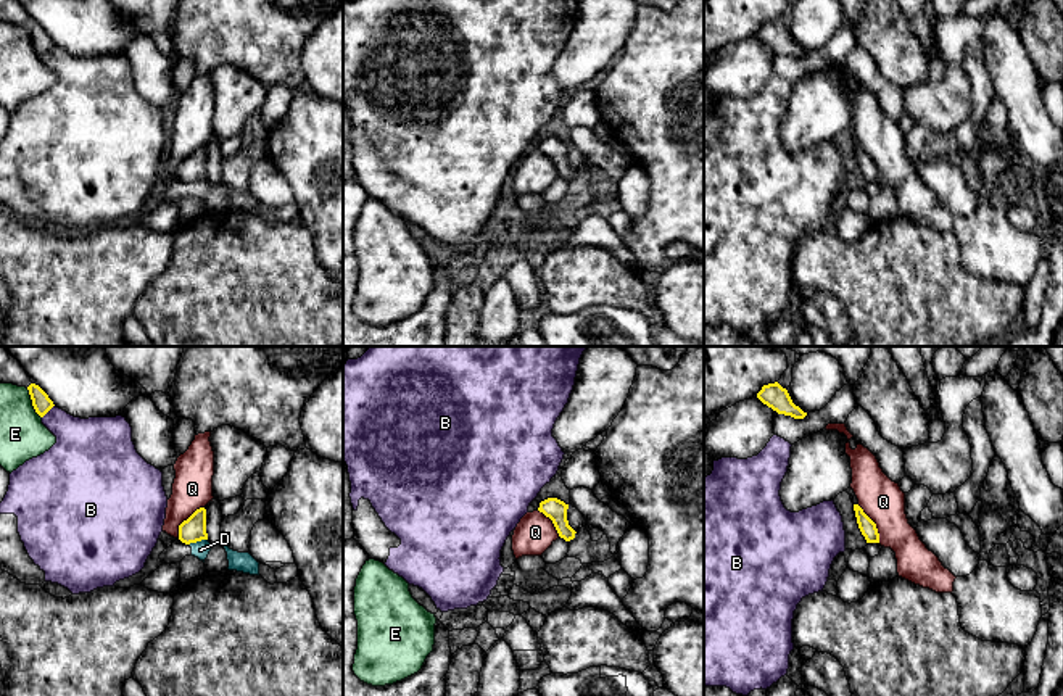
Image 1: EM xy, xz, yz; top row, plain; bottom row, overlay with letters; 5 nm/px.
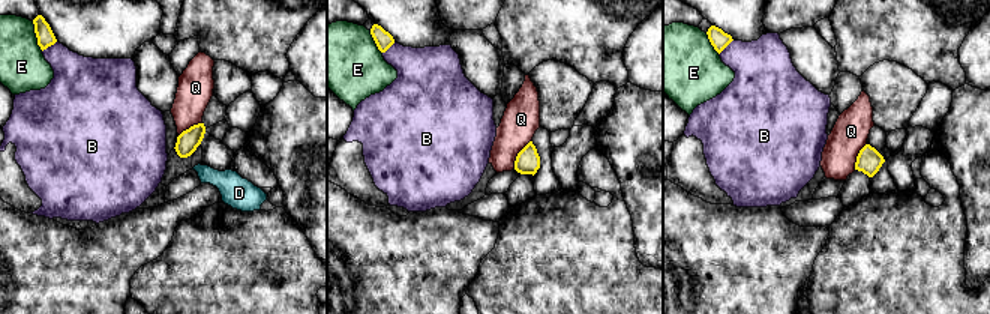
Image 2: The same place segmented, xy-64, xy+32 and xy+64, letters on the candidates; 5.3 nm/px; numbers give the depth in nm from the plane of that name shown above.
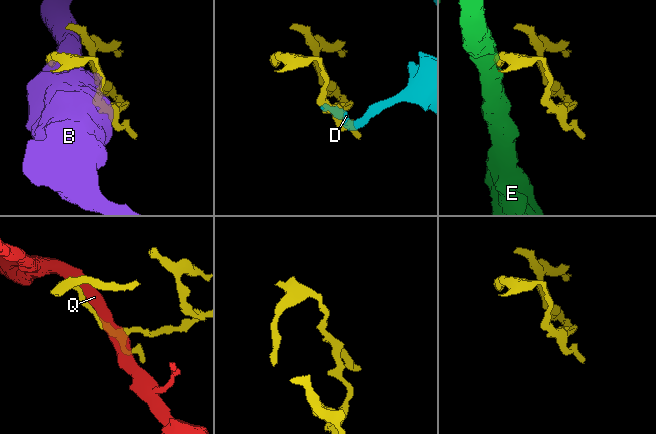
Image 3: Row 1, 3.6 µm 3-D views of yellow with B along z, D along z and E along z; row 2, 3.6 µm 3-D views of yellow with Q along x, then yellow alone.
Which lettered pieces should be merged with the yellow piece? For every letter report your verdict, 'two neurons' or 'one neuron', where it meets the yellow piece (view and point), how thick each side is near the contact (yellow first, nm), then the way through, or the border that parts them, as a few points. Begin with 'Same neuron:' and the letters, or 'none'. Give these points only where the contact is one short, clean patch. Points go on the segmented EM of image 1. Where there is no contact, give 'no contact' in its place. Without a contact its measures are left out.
Same neuron: none
B: two neurons; contact xy (49, 410); calibres 90 and 280 nm
D: two neurons; contact xy (197, 540); calibres 120 and 90 nm; border xy (206, 538), (189, 545)
E: two neurons; contact xy (33, 403); calibres 90 and 240 nm
Q: two neurons; contact xy (184, 521); calibres 120 and 200 nm

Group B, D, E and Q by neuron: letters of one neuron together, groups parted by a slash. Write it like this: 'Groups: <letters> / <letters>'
Groups: B / D / E / Q

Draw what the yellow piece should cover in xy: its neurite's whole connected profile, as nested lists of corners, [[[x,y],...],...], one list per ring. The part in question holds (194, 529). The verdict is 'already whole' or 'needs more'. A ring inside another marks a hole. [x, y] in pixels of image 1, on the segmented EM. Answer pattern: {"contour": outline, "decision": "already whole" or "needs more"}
{"contour": [[[196,509],[187,520],[179,525],[179,540],[185,545],[208,540],[206,509]]], "decision": "already whole"}

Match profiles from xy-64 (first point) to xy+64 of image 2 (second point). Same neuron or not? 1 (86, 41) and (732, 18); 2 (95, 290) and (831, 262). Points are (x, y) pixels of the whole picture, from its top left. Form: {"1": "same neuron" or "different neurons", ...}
{"1": "same neuron", "2": "different neurons"}

